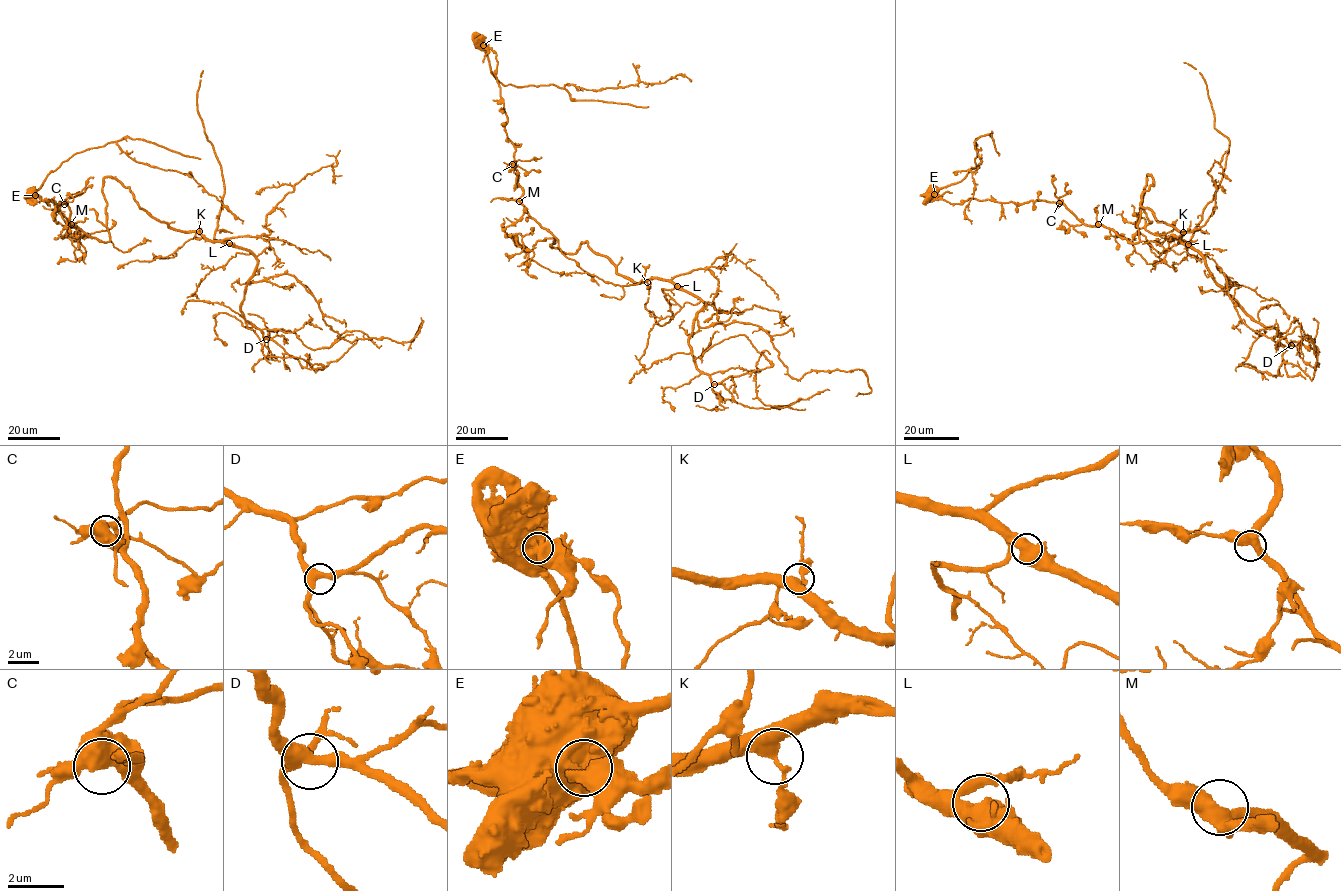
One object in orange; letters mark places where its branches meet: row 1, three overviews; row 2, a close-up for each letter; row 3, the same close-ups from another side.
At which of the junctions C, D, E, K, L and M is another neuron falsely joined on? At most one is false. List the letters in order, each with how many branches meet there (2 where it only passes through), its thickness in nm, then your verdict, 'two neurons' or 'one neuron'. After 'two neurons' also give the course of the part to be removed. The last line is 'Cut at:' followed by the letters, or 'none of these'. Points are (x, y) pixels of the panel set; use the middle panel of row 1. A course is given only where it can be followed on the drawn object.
C: 2 | 550 nm | one neuron
D: 3 | 420 nm | one neuron
E: 2 | 700 nm | two neurons | (483, 45), (490, 71), (504, 85), (571, 84), (601, 90), (664, 82), (677, 75), (690, 81)
K: 2 | 440 nm | one neuron
L: 2 | 600 nm | one neuron
M: 3 | 480 nm | one neuron
Cut at: E

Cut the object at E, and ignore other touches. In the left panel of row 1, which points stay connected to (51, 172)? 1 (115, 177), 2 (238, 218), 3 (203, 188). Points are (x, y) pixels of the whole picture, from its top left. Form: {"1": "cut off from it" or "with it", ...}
{"1": "cut off from it", "2": "with it", "3": "with it"}

